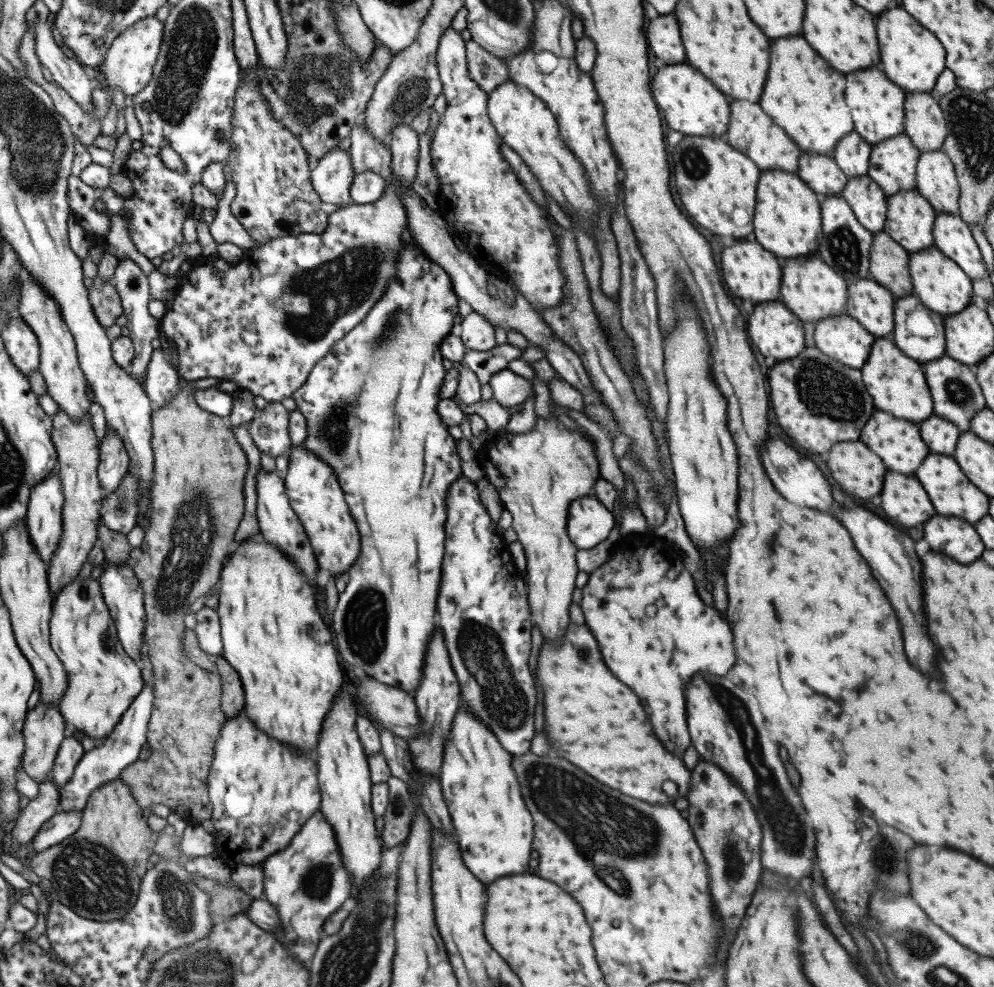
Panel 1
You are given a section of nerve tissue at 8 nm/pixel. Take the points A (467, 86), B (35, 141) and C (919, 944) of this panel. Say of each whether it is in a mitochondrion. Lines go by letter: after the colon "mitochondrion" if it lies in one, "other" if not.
A: other
B: mitochondrion
C: mitochondrion

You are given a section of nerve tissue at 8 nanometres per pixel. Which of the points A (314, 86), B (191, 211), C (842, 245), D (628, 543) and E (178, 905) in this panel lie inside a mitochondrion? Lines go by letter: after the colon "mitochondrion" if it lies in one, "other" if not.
A: mitochondrion
B: other
C: mitochondrion
D: other
E: mitochondrion

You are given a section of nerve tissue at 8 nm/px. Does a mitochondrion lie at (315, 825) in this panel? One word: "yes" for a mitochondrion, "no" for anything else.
no

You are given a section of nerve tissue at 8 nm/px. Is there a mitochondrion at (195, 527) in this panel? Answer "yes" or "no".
yes

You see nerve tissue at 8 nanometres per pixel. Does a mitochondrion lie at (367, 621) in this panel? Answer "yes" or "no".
yes

